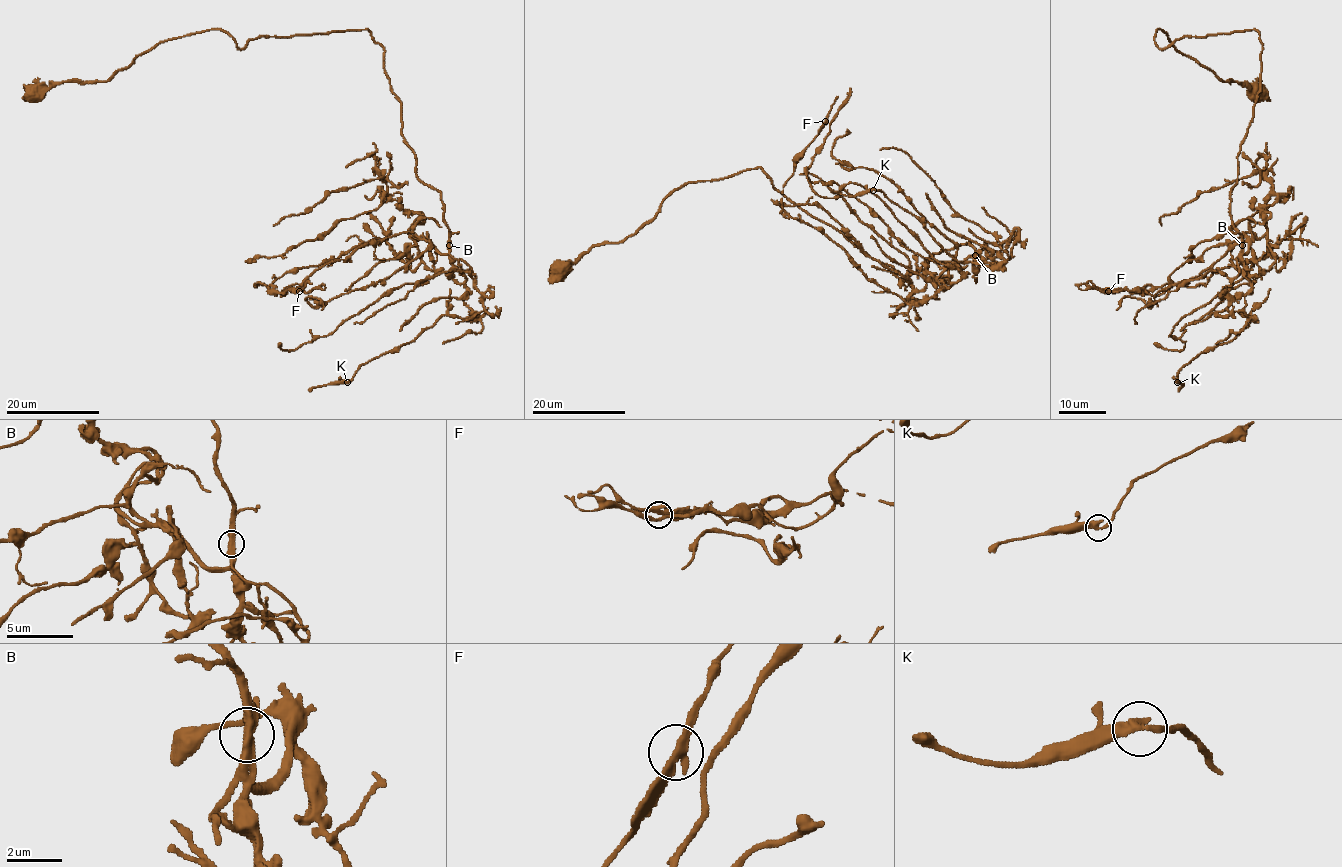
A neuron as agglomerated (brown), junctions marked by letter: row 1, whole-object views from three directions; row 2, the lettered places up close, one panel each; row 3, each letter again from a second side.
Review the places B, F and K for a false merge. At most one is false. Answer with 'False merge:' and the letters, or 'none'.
False merge: none

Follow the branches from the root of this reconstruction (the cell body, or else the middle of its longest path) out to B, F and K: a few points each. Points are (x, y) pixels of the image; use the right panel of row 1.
B: (1257, 92), (1223, 82), (1156, 32), (1160, 49), (1185, 36), (1260, 35), (1261, 91), (1230, 193), (1242, 245)
F: (1257, 92), (1156, 32), (1260, 35), (1230, 193), (1254, 240), (1157, 296), (1108, 291)
K: (1257, 92), (1156, 32), (1160, 49), (1250, 29), (1262, 42), (1230, 193), (1254, 318), (1177, 382)

